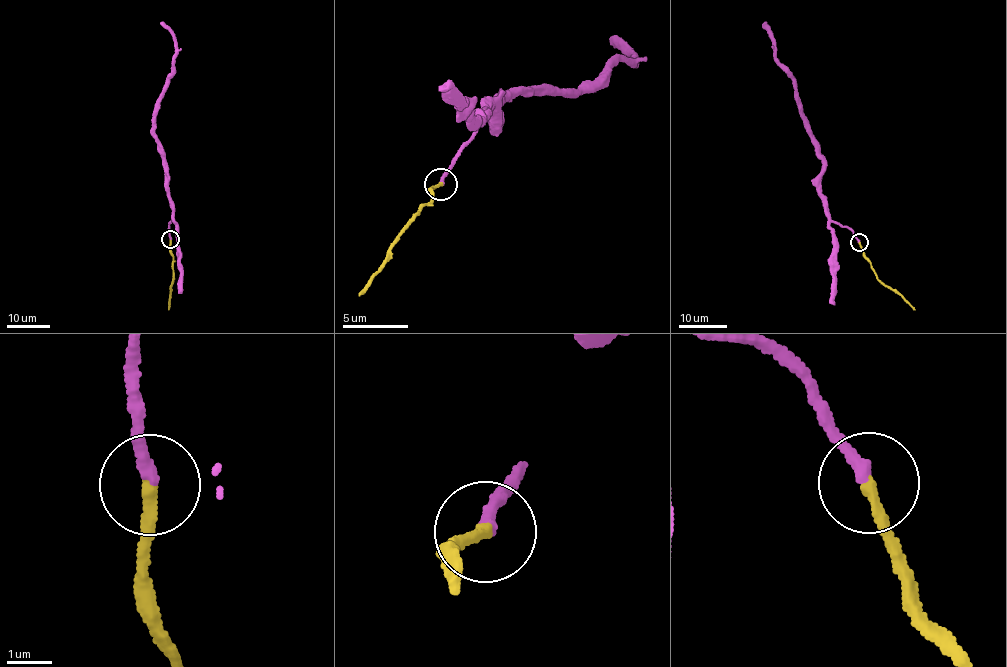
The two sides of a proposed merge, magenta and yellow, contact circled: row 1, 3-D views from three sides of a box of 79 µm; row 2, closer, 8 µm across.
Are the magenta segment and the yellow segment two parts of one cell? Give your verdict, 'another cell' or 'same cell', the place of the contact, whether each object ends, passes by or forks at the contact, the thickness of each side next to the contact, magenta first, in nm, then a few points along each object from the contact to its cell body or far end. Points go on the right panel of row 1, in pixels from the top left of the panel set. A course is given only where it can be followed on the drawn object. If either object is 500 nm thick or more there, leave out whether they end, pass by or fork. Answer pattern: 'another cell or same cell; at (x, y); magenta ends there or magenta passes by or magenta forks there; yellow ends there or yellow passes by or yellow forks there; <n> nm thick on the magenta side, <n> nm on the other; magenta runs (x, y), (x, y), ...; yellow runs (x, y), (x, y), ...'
same cell; at (859, 242); magenta ends there; yellow ends there; 280 nm thick on the magenta side, 280 nm on the other; magenta runs (859, 242), (830, 219), (821, 193), (820, 144), (811, 136), (796, 81), (775, 53), (766, 21); yellow runs (859, 242), (863, 256), (879, 280), (915, 309)

